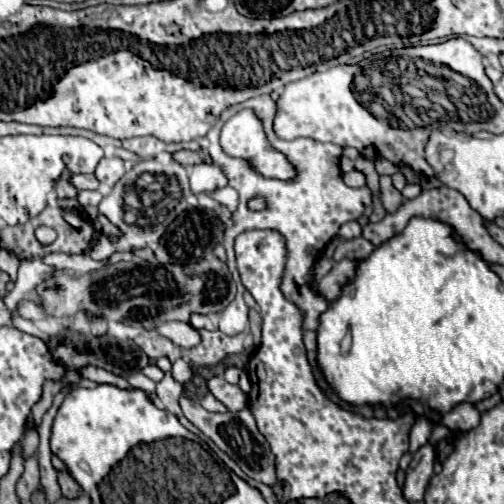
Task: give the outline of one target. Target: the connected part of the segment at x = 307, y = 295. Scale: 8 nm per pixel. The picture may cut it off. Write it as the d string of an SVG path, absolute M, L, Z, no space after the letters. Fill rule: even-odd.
M260 95L254 99L248 99L240 105L230 107L228 111L224 111L218 119L218 123L208 131L208 155L214 159L216 165L222 167L224 175L228 177L228 185L234 187L240 193L240 205L236 209L236 213L232 215L234 219L234 227L226 229L224 233L224 247L228 253L228 269L232 271L232 279L238 285L238 293L236 297L224 311L220 317L220 331L228 337L234 337L238 333L248 331L248 307L244 301L244 293L246 291L241 282L240 275L234 257L234 239L244 233L244 231L252 231L252 229L272 229L278 231L284 239L286 239L286 267L284 267L284 275L282 275L282 293L284 297L294 303L300 311L302 311L302 327L304 331L314 331L316 329L316 319L320 315L320 311L326 311L328 301L322 295L316 295L312 285L310 285L310 277L308 271L314 265L318 253L326 247L326 243L336 235L336 231L348 223L358 219L364 213L364 207L372 203L370 191L368 187L360 187L360 189L350 189L344 185L342 181L342 171L340 171L340 153L342 147L334 145L334 143L316 143L314 139L292 139L292 141L284 141L274 133L274 117L278 113L278 105L270 95ZM240 109L254 109L256 115L264 121L264 129L268 135L268 141L272 143L272 147L276 147L278 151L282 151L290 163L298 165L298 179L296 183L280 183L276 179L264 179L262 175L256 175L256 171L252 171L252 167L248 167L248 163L244 163L242 159L232 159L228 155L224 155L222 147L218 147L218 135L222 125ZM254 197L264 197L266 199L266 209L262 211L250 211L248 209L248 201Z

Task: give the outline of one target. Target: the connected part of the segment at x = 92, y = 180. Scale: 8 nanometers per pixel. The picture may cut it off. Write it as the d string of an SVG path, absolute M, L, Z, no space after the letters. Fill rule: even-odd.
M72 175L72 183L78 189L98 189L100 183L94 175Z

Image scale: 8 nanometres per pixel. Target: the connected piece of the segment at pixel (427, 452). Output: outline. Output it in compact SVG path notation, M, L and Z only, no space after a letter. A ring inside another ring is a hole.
M430 443L418 449L410 467L406 469L406 483L402 487L406 501L422 501L424 499L424 491L434 473L434 459L436 459L436 453Z

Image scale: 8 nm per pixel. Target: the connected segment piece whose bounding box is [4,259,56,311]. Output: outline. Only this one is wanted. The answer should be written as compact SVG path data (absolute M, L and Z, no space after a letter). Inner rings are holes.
M24 259L20 263L18 269L18 277L16 277L16 287L12 293L6 293L4 297L4 305L8 311L16 311L20 299L32 291L36 285L40 285L42 281L50 279L52 273L56 271L56 267L46 265L42 259Z

